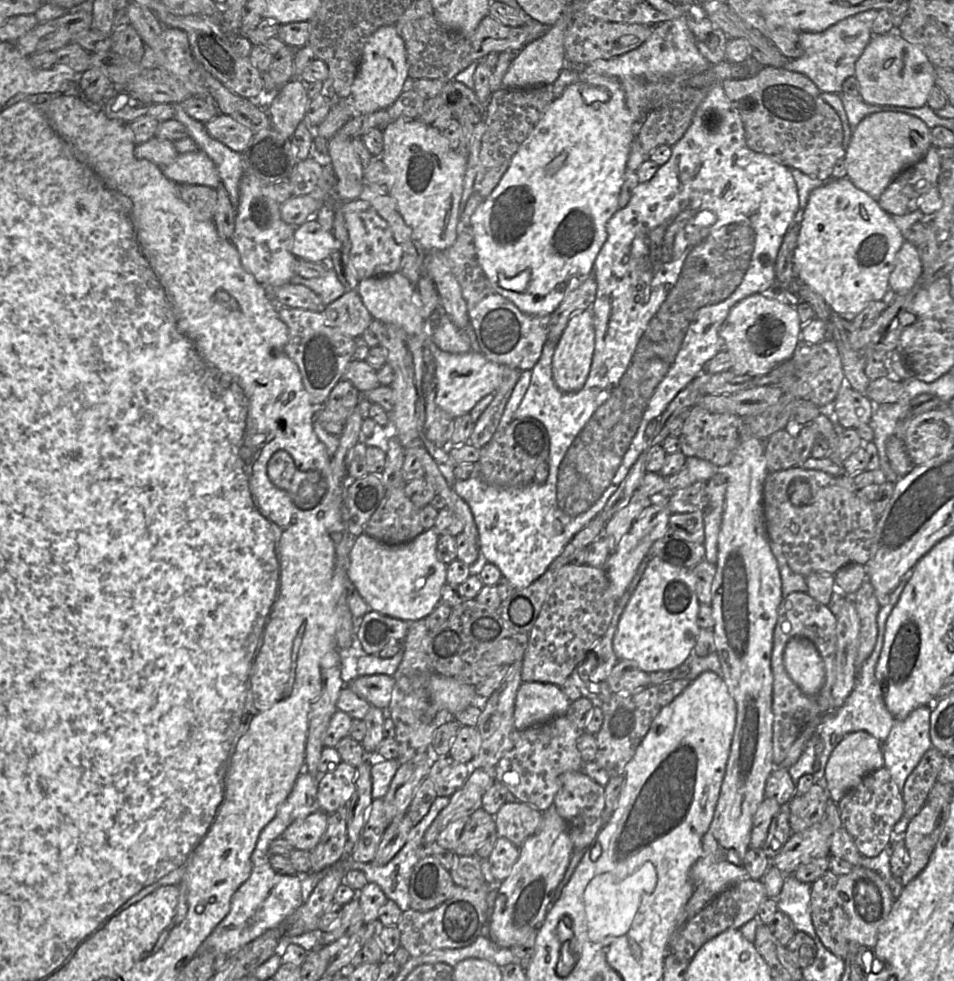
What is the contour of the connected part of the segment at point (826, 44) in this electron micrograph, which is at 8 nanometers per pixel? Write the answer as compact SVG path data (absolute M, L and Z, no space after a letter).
M870 9L849 16L822 32L799 32L803 54L799 58L788 60L784 68L801 73L809 78L821 91L821 98L830 105L841 119L843 128L842 148L846 151L851 138L851 129L840 94L845 79L855 74L855 62L871 40L873 21L878 10Z

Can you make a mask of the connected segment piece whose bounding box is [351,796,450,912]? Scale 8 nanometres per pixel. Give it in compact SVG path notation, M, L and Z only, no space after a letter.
M437 796L427 815L409 832L406 844L387 864L383 866L374 865L371 862L360 862L360 865L352 864L351 869L361 870L365 874L368 883L372 882L379 885L387 899L394 901L402 912L410 909L409 886L414 866L418 863L423 854L428 851L426 847L424 847L424 835L439 813L448 806L449 802L450 797Z

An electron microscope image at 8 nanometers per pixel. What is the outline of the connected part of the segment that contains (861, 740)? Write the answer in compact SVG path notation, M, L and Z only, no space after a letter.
M865 731L846 735L832 751L825 767L824 778L827 782L829 798L838 803L867 774L882 767L884 767L882 745L875 737Z

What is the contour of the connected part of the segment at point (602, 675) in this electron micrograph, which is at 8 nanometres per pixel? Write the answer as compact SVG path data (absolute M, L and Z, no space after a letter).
M647 555L639 565L638 570L625 593L618 600L613 617L606 633L587 652L584 660L573 670L570 678L578 687L583 697L590 699L594 706L600 706L599 683L606 681L618 658L613 650L613 638L624 609L638 586L650 559Z

